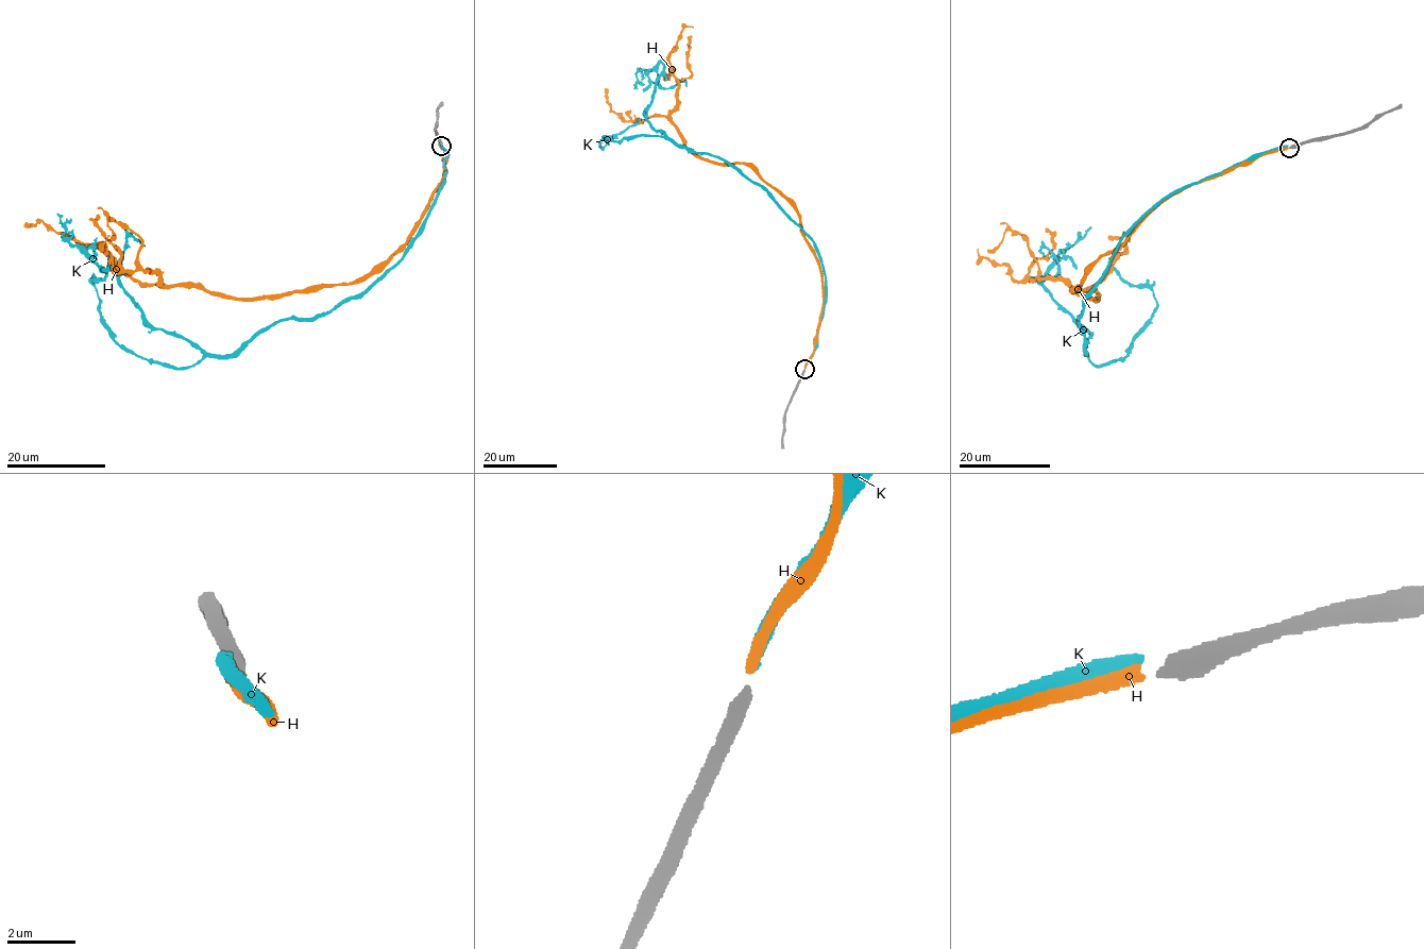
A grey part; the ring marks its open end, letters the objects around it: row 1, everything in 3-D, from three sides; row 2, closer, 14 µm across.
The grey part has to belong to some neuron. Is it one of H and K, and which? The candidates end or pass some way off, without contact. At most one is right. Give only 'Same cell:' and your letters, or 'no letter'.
Same cell: H

